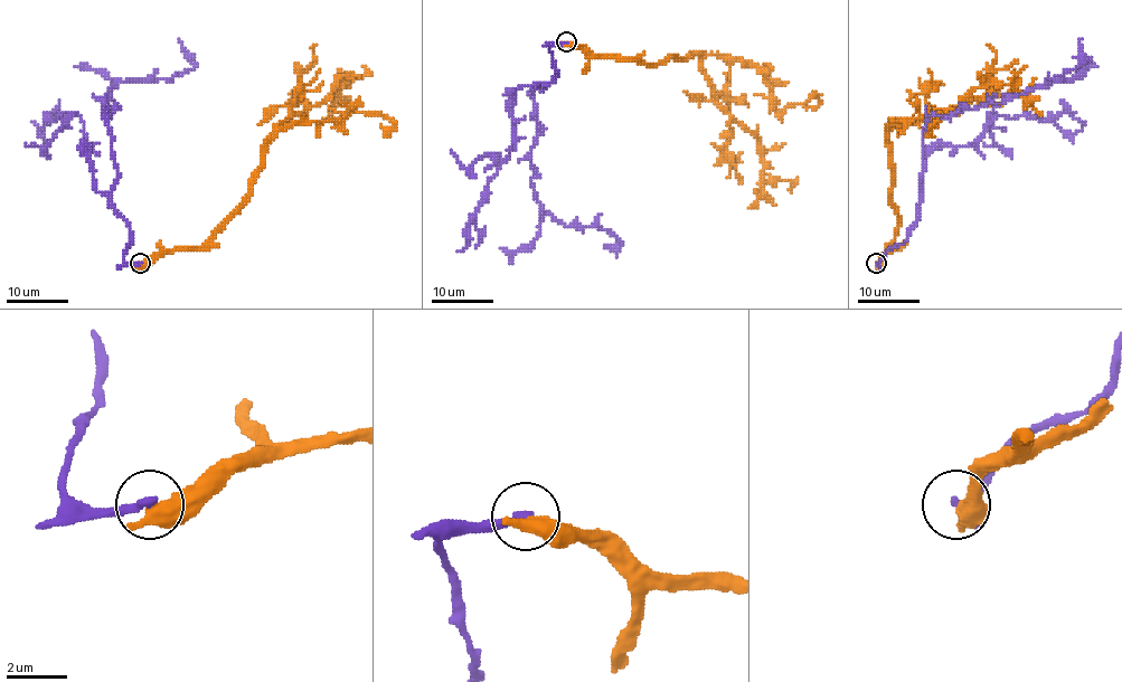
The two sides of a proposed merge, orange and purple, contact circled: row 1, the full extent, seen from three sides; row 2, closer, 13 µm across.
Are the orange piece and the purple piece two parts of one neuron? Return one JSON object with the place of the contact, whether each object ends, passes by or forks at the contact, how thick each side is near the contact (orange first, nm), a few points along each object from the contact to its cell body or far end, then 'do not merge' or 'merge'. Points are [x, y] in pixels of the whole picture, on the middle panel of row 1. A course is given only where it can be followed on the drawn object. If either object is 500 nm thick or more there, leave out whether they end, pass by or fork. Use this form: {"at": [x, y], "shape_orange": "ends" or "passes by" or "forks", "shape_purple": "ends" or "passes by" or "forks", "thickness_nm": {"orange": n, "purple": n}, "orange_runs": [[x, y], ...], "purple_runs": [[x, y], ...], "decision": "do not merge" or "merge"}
{"at": [566, 41], "thickness_nm": {"orange": 600, "purple": 280}, "orange_runs": [[566, 44], [593, 54], [661, 63], [698, 54], [714, 98], [758, 138], [761, 195], [748, 209]], "purple_runs": [[566, 41], [549, 46], [556, 74], [533, 94], [535, 198], [564, 224], [610, 230], [622, 243], [603, 247]], "decision": "do not merge"}

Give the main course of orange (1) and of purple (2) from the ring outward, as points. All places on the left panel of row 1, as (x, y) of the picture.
1: (141, 263), (167, 250), (199, 249), (241, 206), (275, 126), (319, 105), (337, 84), (336, 104), (323, 119)
2: (141, 263), (124, 259), (130, 229), (110, 201), (118, 171), (105, 96), (121, 81), (191, 70), (178, 38)

